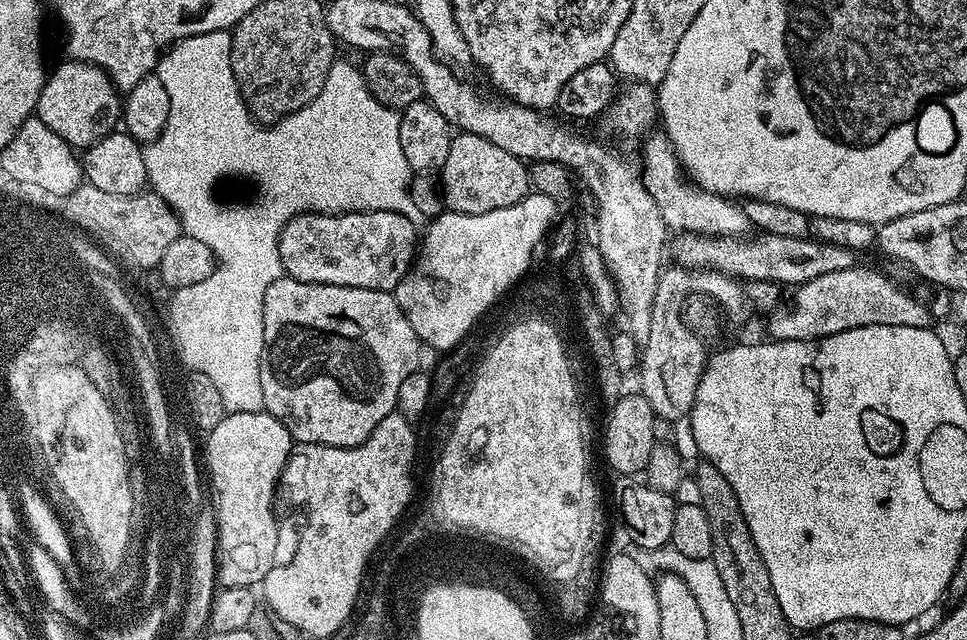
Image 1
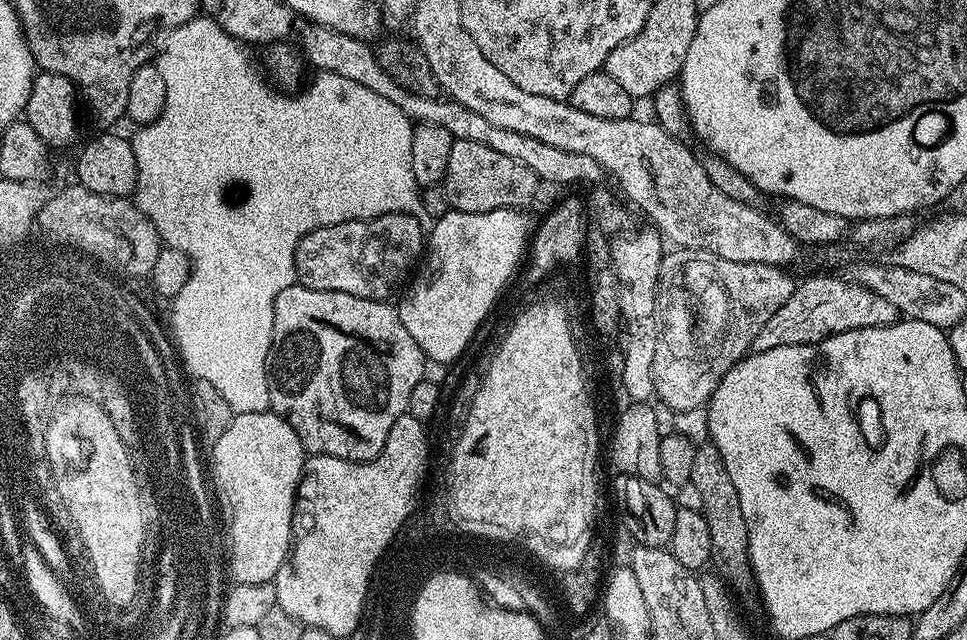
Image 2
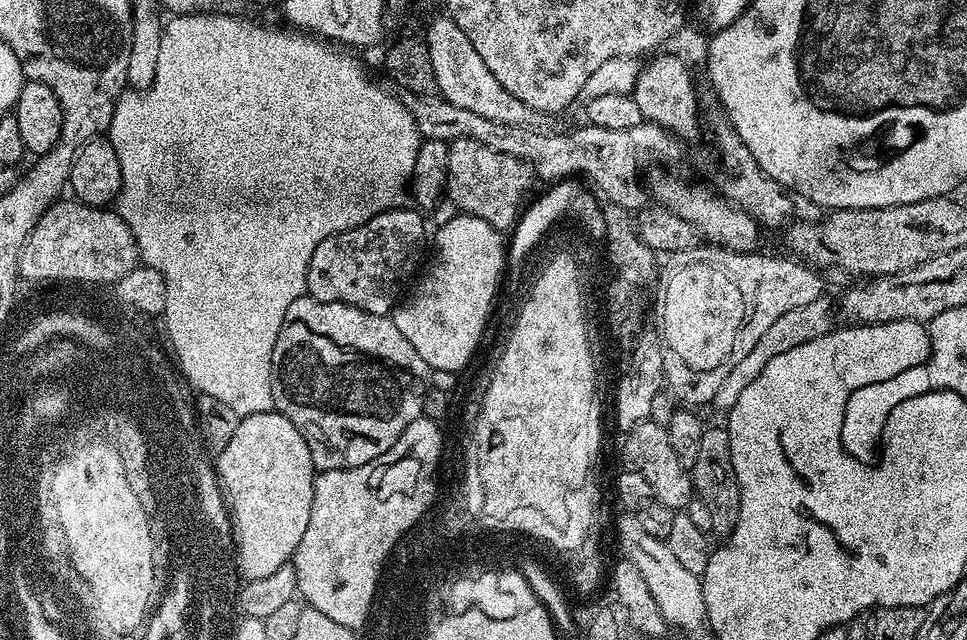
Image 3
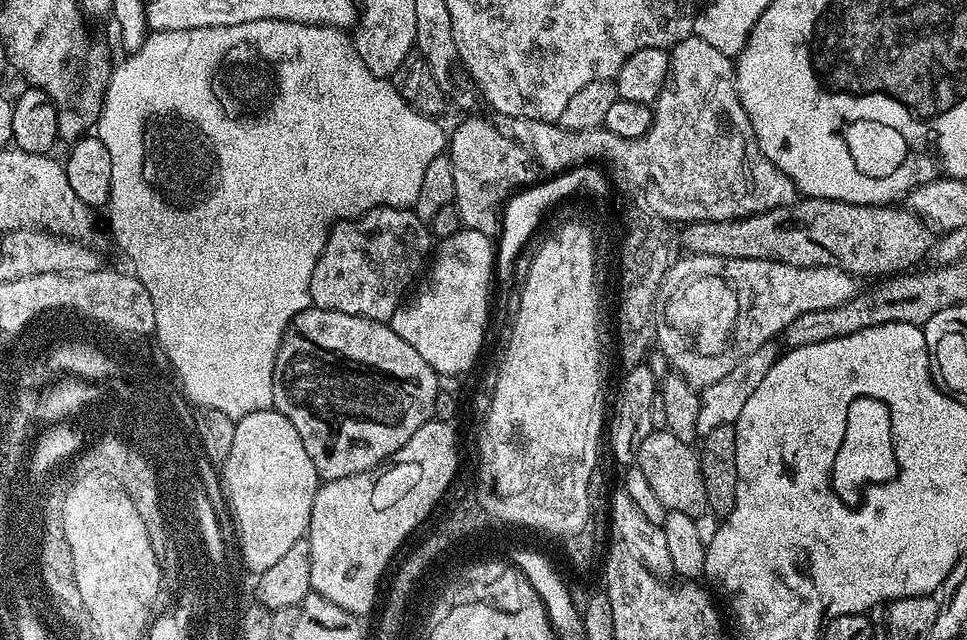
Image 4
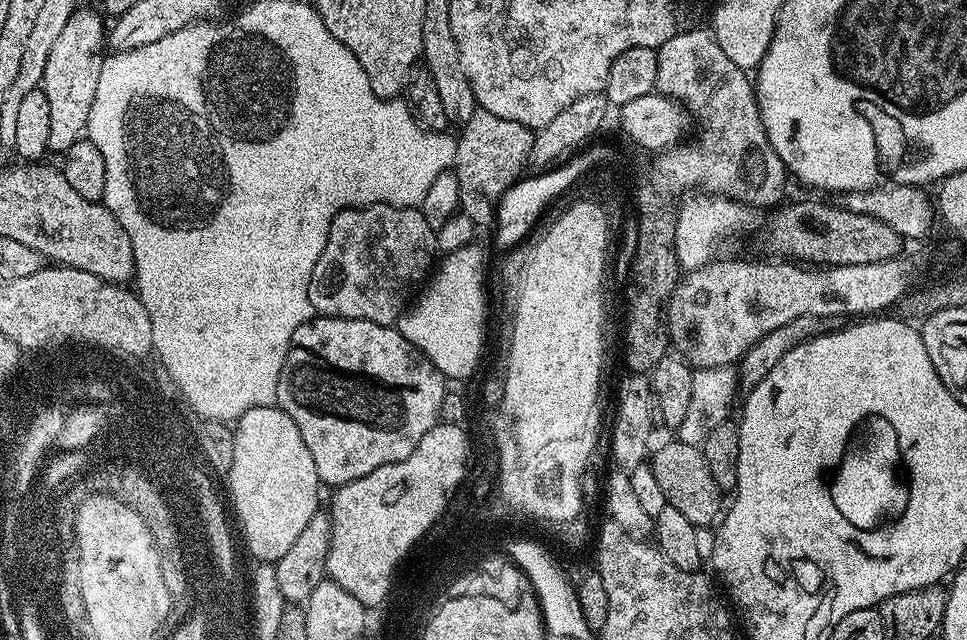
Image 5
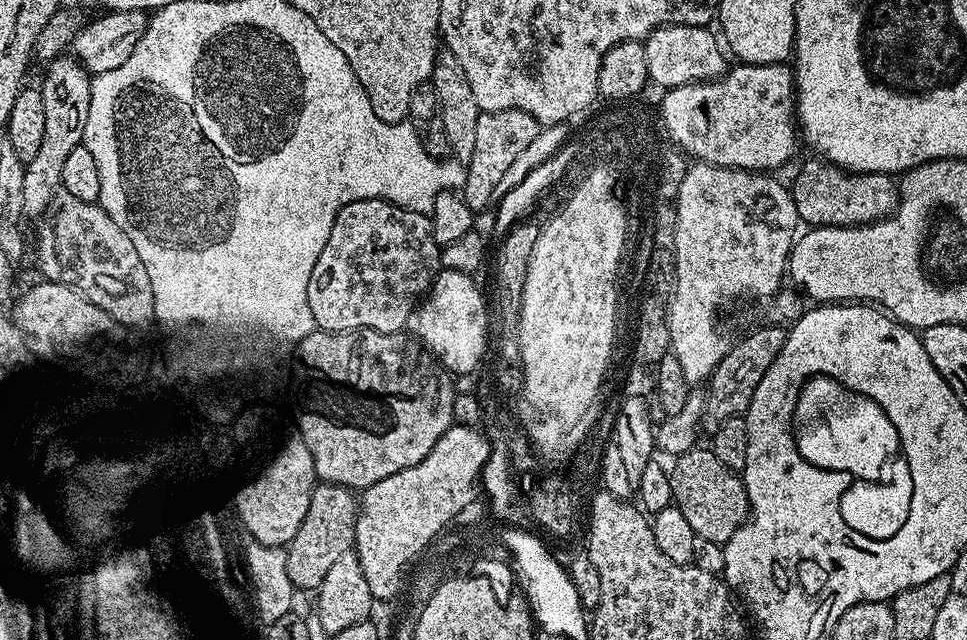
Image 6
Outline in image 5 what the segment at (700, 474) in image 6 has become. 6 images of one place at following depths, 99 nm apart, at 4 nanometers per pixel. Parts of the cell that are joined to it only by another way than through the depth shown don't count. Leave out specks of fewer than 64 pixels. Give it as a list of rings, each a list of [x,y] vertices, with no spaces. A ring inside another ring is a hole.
[[[672,438],[669,444],[662,445],[655,452],[656,449],[651,453],[650,467],[654,478],[658,478],[658,486],[662,486],[662,494],[666,494],[668,504],[674,506],[674,510],[679,510],[686,518],[690,518],[692,524],[711,525],[711,520],[715,521],[722,512],[722,490],[714,482],[710,466],[706,466],[703,451],[695,444],[683,444],[680,439]]]

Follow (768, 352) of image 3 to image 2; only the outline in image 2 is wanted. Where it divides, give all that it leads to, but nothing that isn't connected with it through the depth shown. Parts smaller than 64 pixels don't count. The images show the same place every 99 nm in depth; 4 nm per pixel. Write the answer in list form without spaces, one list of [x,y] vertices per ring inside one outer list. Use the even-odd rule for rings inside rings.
[[[840,274],[828,275],[832,276],[812,276],[801,284],[799,281],[793,287],[790,298],[786,298],[786,302],[782,302],[782,306],[778,306],[778,310],[770,314],[766,326],[758,330],[751,351],[765,352],[778,346],[817,344],[834,334],[842,334],[855,328],[890,326],[901,319],[901,312],[881,295],[868,290],[866,286],[856,284],[852,279],[836,276]]]

